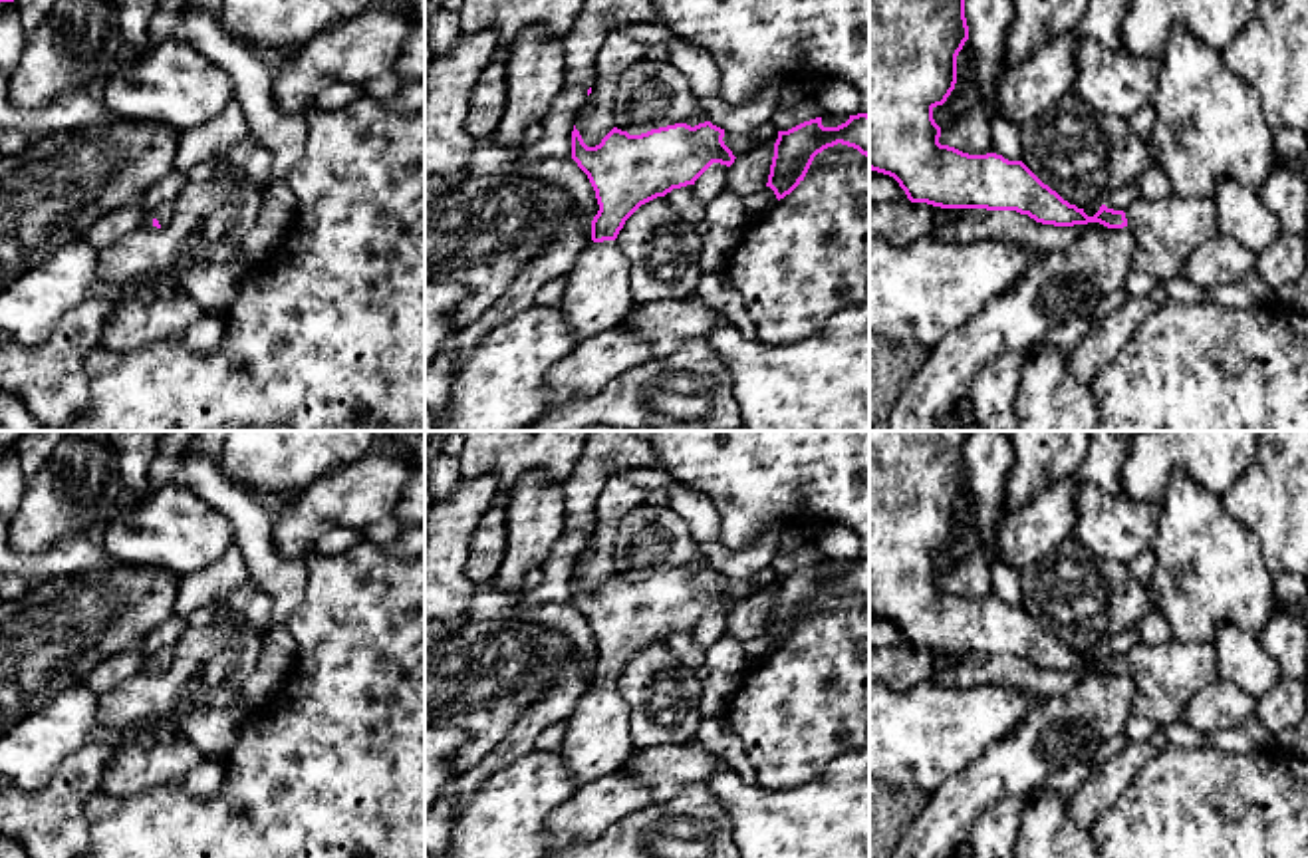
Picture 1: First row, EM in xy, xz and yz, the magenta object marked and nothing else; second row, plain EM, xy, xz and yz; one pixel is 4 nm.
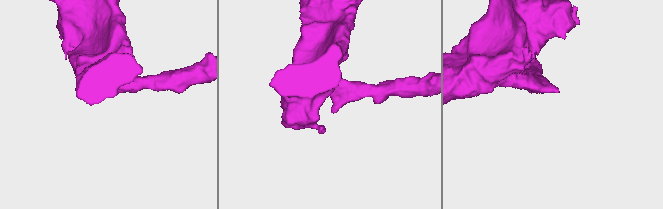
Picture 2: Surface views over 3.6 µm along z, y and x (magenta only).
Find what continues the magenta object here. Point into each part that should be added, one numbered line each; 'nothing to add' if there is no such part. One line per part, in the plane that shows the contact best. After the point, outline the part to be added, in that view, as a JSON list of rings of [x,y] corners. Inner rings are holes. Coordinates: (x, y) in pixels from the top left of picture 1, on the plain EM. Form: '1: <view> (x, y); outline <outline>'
1: xz (598, 741); outline [[[591,685],[564,721],[560,753],[578,786],[621,771],[633,753],[629,705],[615,685]]]

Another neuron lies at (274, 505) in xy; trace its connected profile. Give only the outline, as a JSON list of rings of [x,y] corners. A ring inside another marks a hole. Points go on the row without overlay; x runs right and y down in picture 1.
[[[276,495],[276,497],[254,497],[254,500],[270,512],[276,520],[282,516],[284,510],[292,508],[300,495]]]

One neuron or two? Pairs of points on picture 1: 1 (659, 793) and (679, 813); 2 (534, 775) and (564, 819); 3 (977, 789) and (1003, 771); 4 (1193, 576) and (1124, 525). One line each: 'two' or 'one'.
1: two
2: two
3: one
4: two

